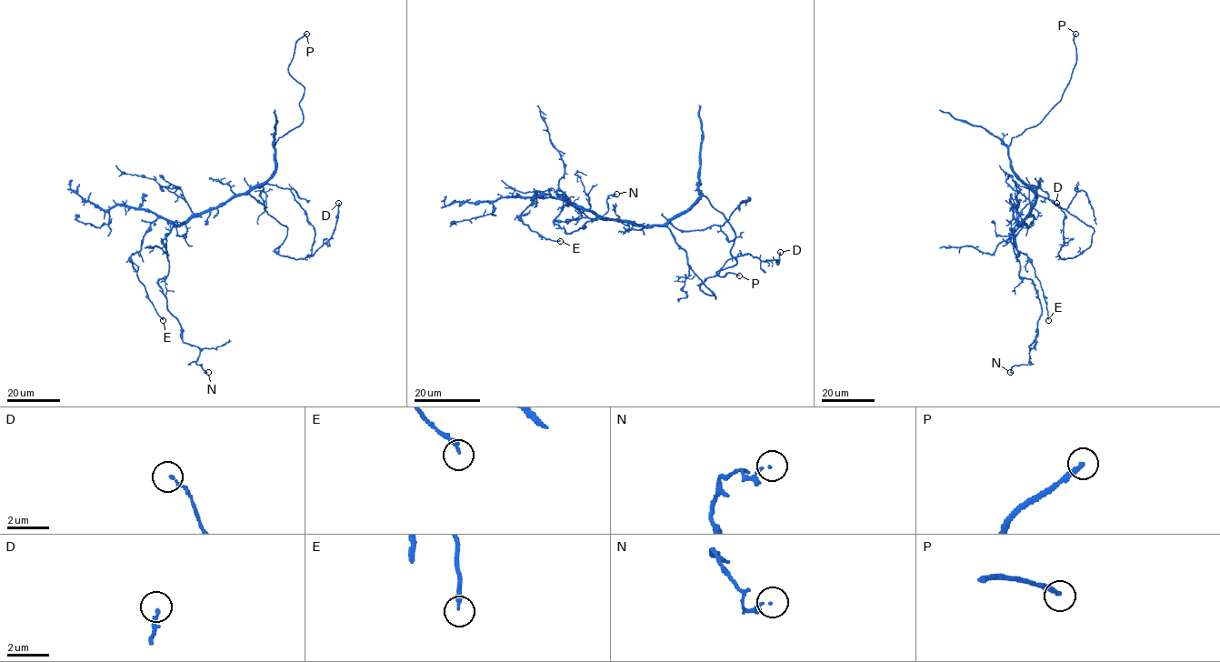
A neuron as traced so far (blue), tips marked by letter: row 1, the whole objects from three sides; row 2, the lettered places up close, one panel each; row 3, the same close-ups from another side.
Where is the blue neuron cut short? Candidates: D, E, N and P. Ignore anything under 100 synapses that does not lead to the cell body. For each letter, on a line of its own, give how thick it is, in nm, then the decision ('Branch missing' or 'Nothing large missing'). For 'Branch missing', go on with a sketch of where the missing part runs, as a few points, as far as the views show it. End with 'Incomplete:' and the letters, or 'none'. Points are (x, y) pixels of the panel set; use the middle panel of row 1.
D: Thickness 140 nm. Nothing large missing
E: Thickness 200 nm. Nothing large missing
N: Thickness 110 nm. Nothing large missing
P: Thickness 220 nm. Branch missing
Incomplete: P

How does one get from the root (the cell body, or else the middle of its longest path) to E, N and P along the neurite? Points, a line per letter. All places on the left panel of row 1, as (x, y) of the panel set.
E: (217, 205), (193, 215), (179, 225), (156, 218), (144, 235), (141, 249), (130, 256), (147, 298), (163, 320)
N: (217, 205), (193, 215), (166, 235), (169, 272), (158, 281), (183, 341), (199, 349), (195, 363), (208, 372)
P: (217, 205), (262, 185), (274, 169), (275, 142), (302, 122), (304, 87), (288, 66), (296, 41), (306, 34)

